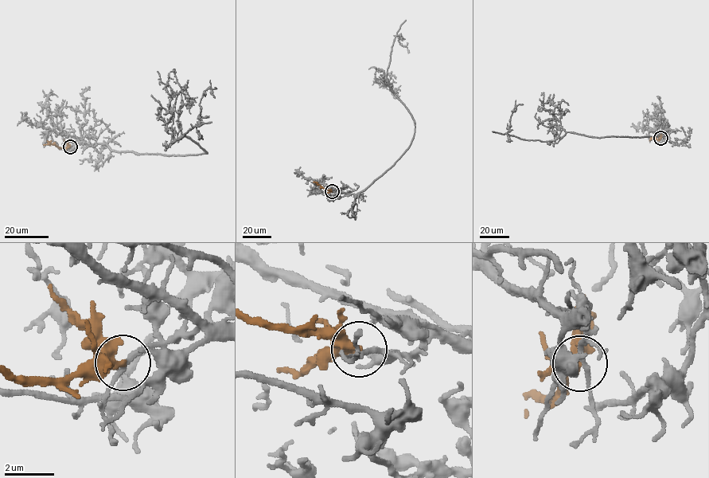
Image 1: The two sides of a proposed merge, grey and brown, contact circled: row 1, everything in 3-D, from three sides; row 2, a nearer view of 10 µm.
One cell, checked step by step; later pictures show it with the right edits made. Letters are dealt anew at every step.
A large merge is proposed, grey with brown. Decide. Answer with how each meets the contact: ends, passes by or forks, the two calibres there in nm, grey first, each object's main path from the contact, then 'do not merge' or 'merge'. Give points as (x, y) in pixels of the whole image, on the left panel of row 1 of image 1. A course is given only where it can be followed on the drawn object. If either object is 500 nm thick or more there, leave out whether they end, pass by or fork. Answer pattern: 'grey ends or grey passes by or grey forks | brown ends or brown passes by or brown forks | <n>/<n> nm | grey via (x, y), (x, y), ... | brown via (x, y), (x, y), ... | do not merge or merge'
grey passes by | brown passes by | 180/320 nm | grey via (70, 146), (86, 143), (138, 154), (205, 153), (184, 135), (172, 143), (199, 123), (204, 92), (215, 88) | brown via (70, 146), (60, 147), (48, 143), (43, 144) | do not merge

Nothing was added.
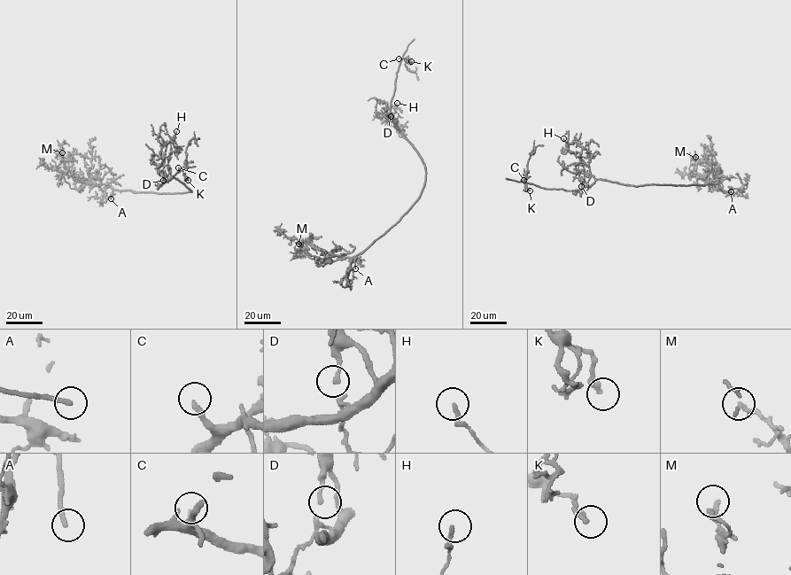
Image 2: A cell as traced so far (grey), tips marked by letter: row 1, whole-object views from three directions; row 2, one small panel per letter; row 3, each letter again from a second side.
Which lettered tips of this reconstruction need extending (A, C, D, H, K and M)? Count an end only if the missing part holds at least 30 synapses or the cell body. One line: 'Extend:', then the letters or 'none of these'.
Extend: A, C

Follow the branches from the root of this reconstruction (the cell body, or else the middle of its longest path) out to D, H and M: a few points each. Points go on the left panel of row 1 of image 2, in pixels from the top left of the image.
D: (188, 191), (191, 190), (173, 176), (166, 181), (163, 177), (163, 180)
H: (188, 191), (191, 190), (173, 176), (166, 180), (163, 173), (163, 155), (176, 131)
M: (188, 191), (134, 193), (117, 190), (108, 184), (91, 184), (81, 174), (71, 173), (61, 161), (62, 152)

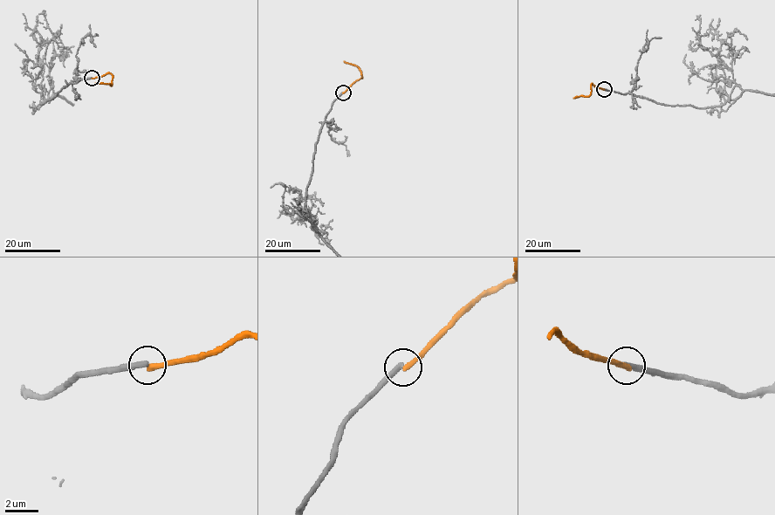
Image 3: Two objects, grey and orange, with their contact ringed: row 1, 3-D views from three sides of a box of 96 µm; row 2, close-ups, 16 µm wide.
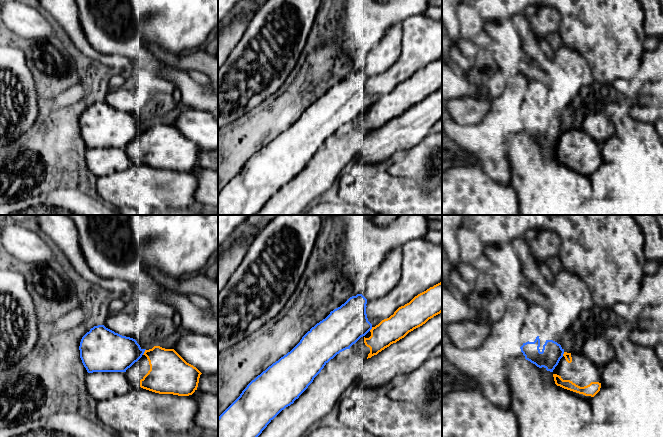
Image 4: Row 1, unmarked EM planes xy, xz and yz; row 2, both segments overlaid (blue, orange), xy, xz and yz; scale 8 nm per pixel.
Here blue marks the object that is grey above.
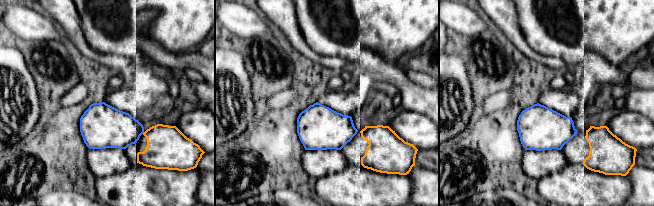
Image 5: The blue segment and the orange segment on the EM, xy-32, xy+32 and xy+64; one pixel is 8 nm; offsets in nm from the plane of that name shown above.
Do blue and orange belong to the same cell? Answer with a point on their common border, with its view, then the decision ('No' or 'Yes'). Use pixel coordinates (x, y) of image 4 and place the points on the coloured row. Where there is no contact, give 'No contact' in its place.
Touches blue at xy (144, 351). Yes

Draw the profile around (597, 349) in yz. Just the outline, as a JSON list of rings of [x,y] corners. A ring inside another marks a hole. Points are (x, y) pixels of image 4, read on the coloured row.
[[[593,334],[586,344],[582,353],[600,366],[605,366],[615,357],[614,352],[607,341],[595,334]]]

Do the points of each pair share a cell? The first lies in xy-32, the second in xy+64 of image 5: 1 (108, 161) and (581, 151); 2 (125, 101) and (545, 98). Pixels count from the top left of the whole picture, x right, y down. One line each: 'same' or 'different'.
1: different
2: same

